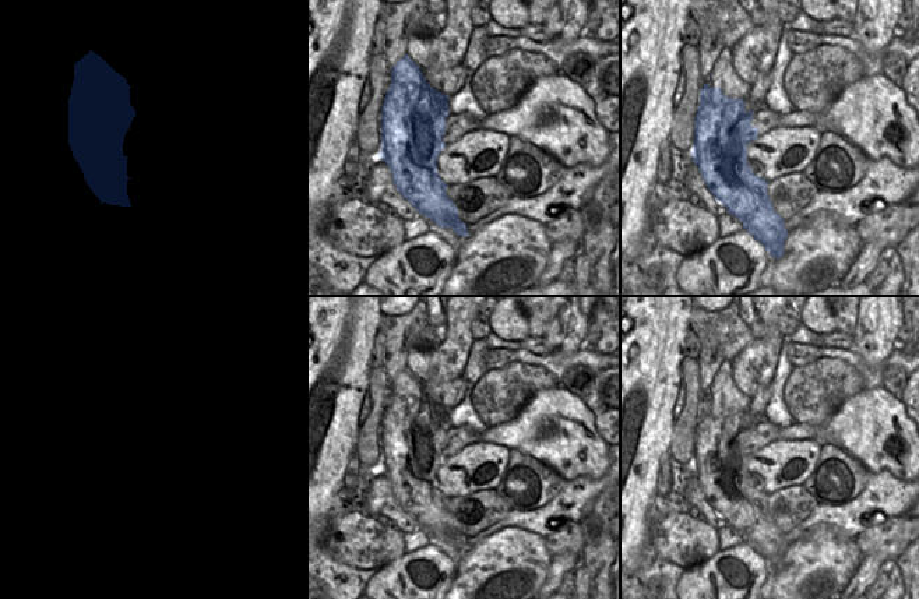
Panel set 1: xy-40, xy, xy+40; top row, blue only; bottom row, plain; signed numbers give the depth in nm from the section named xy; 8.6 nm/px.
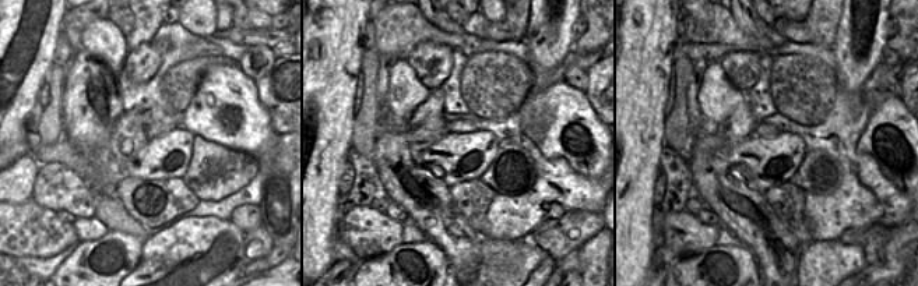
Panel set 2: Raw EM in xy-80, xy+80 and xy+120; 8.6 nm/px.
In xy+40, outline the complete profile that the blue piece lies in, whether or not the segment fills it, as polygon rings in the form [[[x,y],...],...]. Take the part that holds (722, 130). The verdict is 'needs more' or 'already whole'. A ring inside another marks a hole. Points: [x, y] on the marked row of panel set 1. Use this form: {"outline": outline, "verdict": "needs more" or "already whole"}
{"outline": [[[705,82],[700,91],[700,106],[694,119],[694,145],[690,155],[715,200],[725,205],[728,214],[735,215],[772,257],[781,258],[789,232],[767,194],[768,182],[754,175],[747,163],[747,144],[758,137],[758,128],[750,126],[754,112],[744,110],[744,99],[725,96],[721,88]]], "verdict": "already whole"}

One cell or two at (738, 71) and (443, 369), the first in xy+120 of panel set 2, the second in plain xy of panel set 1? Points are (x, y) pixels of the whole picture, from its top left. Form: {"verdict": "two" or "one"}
{"verdict": "one"}

